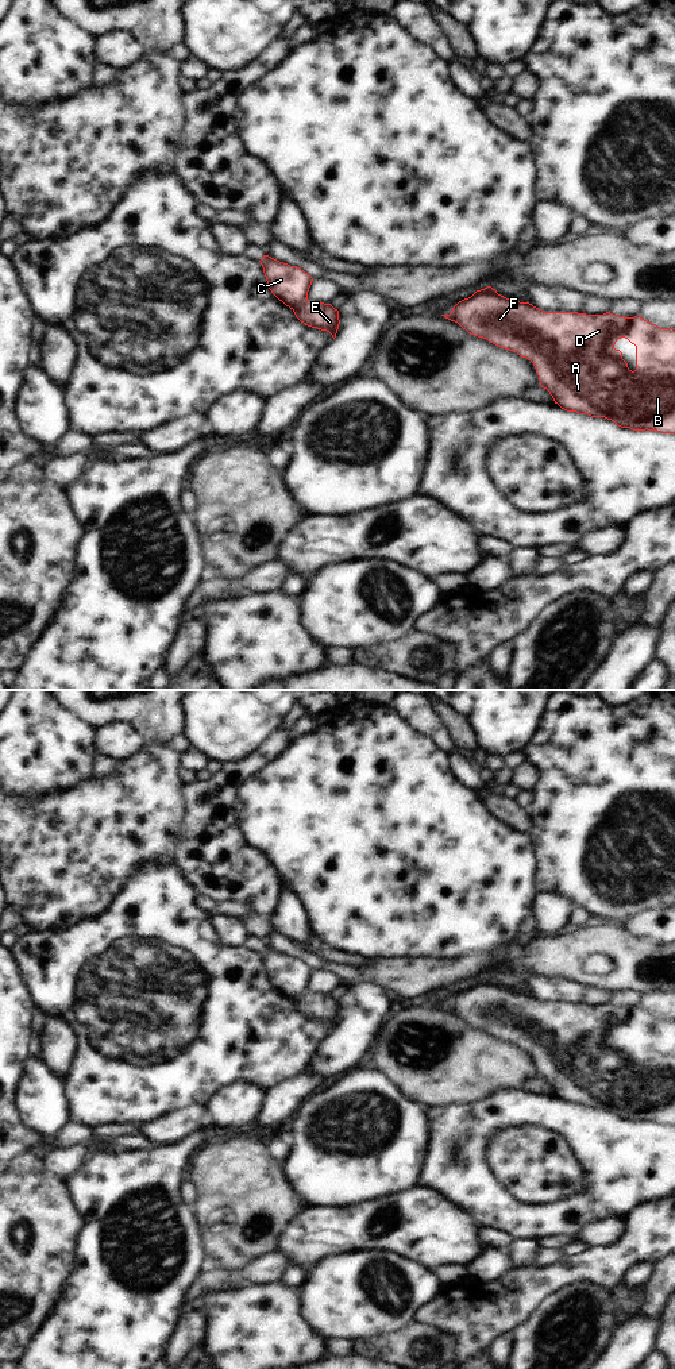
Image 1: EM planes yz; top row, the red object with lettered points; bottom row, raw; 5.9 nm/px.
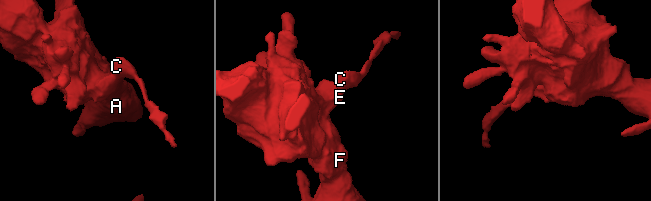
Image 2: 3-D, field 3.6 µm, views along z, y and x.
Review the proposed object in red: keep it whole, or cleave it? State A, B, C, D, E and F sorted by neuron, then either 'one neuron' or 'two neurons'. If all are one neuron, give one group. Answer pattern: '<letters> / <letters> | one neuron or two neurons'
A B D E F / C | two neurons

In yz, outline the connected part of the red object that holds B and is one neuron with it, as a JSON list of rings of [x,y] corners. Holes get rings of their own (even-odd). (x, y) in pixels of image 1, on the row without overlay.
[[[487,977],[477,982],[471,988],[459,992],[448,1006],[441,1006],[446,1010],[458,1014],[468,1025],[487,1030],[490,1034],[517,1044],[520,1048],[531,1052],[539,1067],[540,1077],[547,1080],[552,1087],[555,1095],[567,1103],[576,1103],[579,1106],[589,1106],[591,1108],[605,1108],[614,1112],[621,1119],[630,1119],[633,1122],[656,1122],[662,1125],[675,1125],[675,1019],[660,1019],[639,1006],[634,1009],[624,1009],[606,1003],[603,1006],[586,1006],[578,1003],[544,1003],[529,994],[520,994],[506,990],[497,984],[495,980]],[[625,1029],[636,1037],[636,1061],[632,1063],[628,1054],[622,1050],[622,1044],[614,1040],[618,1030]]]

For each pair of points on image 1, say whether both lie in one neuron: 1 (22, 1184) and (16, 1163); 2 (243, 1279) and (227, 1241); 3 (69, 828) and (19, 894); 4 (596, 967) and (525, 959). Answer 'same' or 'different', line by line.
1: different
2: different
3: same
4: same

